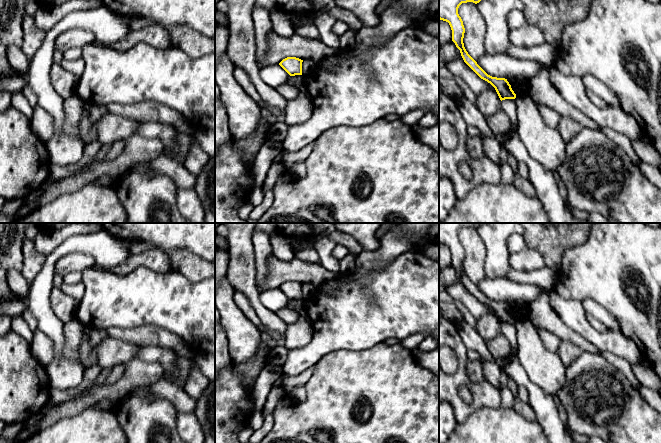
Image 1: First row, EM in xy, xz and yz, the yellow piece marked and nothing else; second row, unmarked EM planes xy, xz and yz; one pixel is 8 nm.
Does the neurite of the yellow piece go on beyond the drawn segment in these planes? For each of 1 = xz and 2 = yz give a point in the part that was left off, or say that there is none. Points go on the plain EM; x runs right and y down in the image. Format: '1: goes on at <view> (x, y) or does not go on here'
1: does not go on here
2: does not go on here

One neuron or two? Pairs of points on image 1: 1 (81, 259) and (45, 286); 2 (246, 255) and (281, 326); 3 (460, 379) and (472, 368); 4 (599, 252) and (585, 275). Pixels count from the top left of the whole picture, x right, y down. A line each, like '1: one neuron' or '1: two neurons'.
1: two neurons
2: one neuron
3: two neurons
4: one neuron

